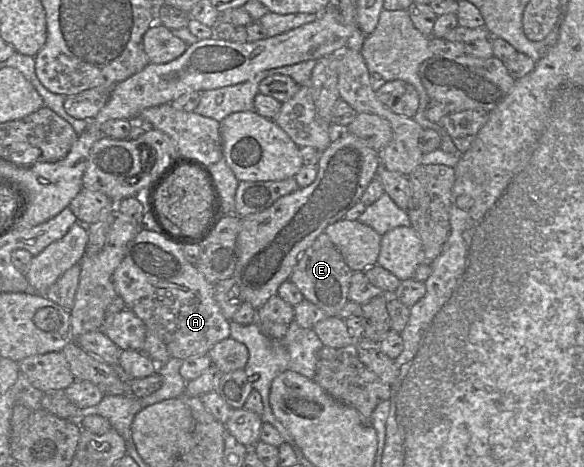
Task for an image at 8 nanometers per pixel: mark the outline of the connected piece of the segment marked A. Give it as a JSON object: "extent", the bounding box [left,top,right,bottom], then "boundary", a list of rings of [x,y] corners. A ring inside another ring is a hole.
{"extent":[112,229,230,360],"boundary":[[[139,229],[127,246],[125,256],[112,276],[118,296],[122,297],[126,309],[135,313],[147,329],[156,333],[165,343],[171,357],[185,360],[206,355],[215,344],[230,337],[230,320],[221,312],[214,298],[214,285],[209,283],[197,267],[188,262],[182,246],[158,232]]]}

